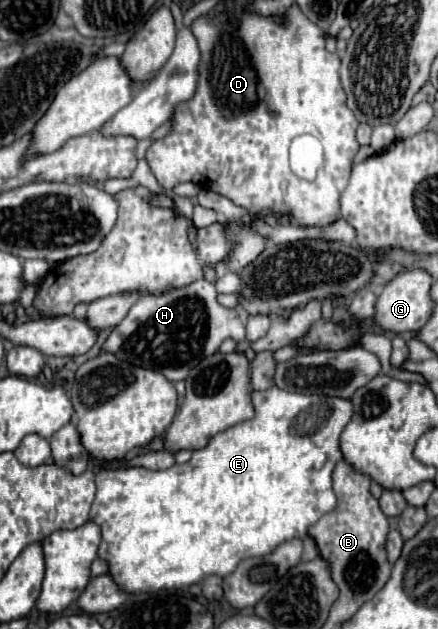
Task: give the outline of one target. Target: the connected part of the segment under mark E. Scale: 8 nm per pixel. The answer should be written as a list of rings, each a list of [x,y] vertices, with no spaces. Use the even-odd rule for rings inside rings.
[[[271,387],[267,391],[255,391],[253,393],[253,405],[255,405],[255,417],[243,423],[237,423],[223,433],[217,433],[215,437],[209,439],[207,447],[193,451],[189,463],[175,463],[173,467],[165,471],[151,471],[145,467],[127,467],[127,469],[117,469],[117,471],[99,471],[95,477],[97,483],[97,495],[95,495],[95,507],[91,507],[89,521],[95,521],[101,527],[101,543],[99,543],[99,559],[103,559],[109,565],[109,575],[115,575],[115,583],[119,587],[127,587],[131,595],[137,593],[155,593],[161,589],[185,589],[195,583],[201,583],[207,575],[219,575],[225,577],[231,571],[235,571],[237,563],[255,557],[255,555],[267,555],[271,553],[277,545],[289,541],[289,539],[305,539],[309,525],[319,521],[325,513],[333,511],[337,505],[333,487],[331,487],[331,473],[337,461],[343,459],[339,451],[339,435],[349,423],[353,415],[353,405],[347,399],[339,397],[325,397],[325,395],[301,395],[301,393],[291,393],[283,391],[279,387]]]

